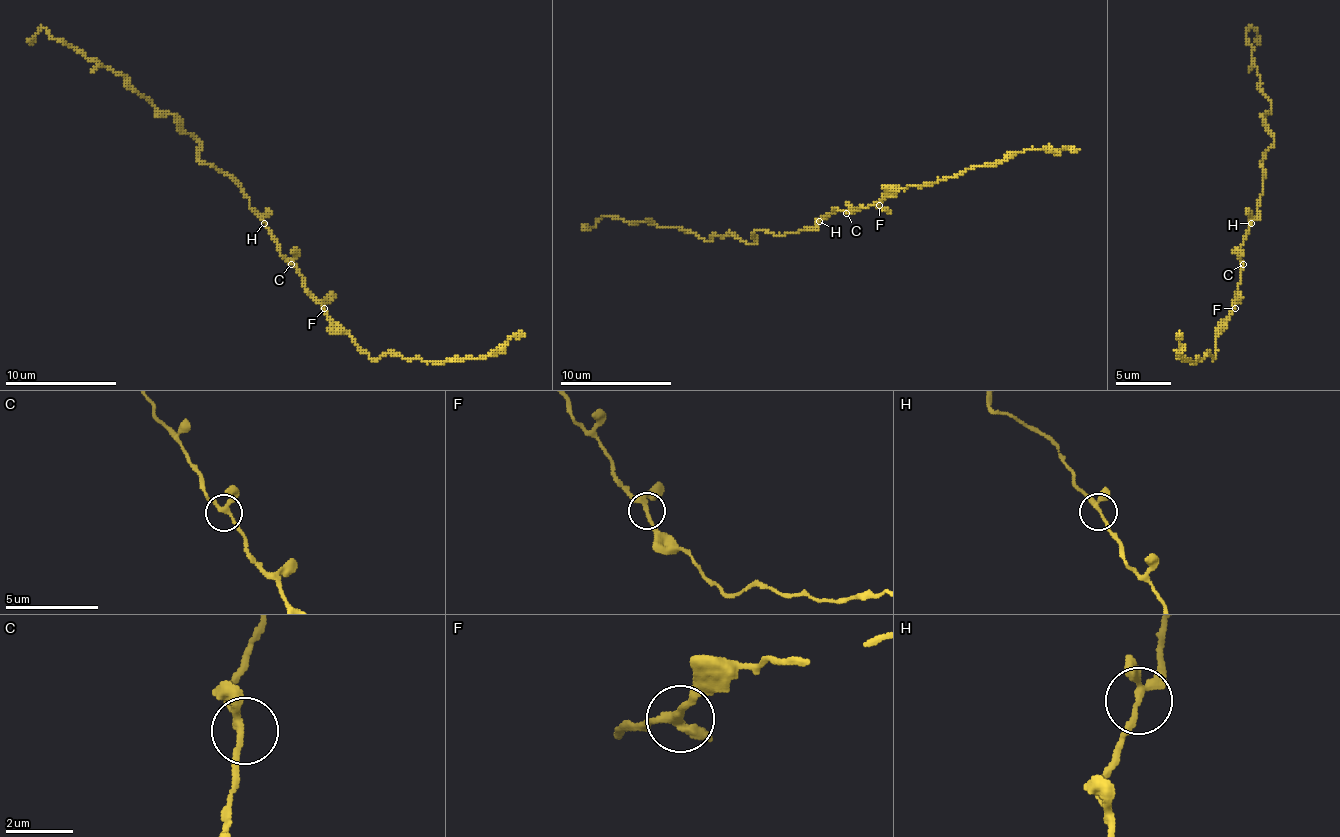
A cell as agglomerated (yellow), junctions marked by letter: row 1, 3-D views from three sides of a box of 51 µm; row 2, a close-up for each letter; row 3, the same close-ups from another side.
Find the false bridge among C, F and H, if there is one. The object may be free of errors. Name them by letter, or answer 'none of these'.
none of these

